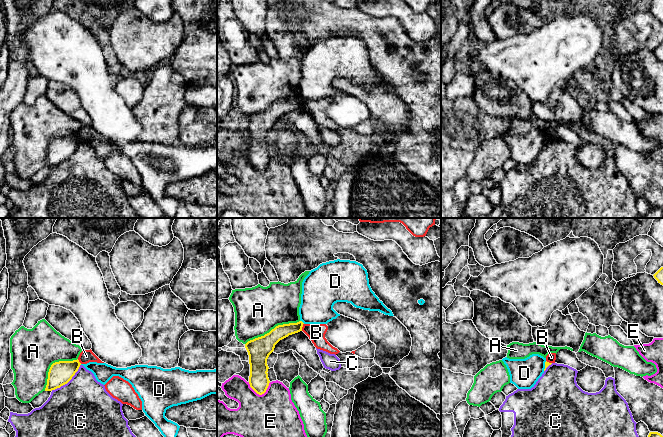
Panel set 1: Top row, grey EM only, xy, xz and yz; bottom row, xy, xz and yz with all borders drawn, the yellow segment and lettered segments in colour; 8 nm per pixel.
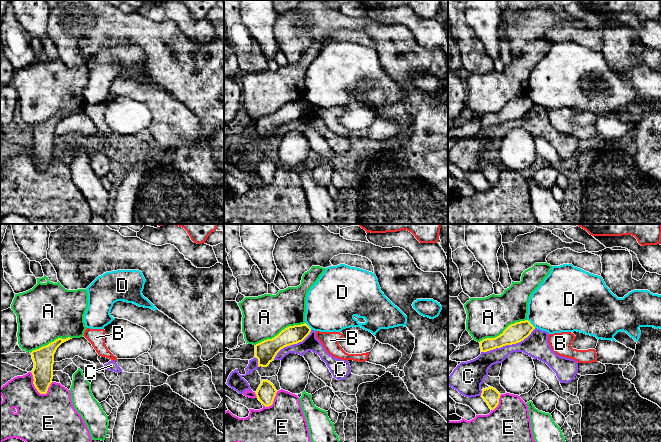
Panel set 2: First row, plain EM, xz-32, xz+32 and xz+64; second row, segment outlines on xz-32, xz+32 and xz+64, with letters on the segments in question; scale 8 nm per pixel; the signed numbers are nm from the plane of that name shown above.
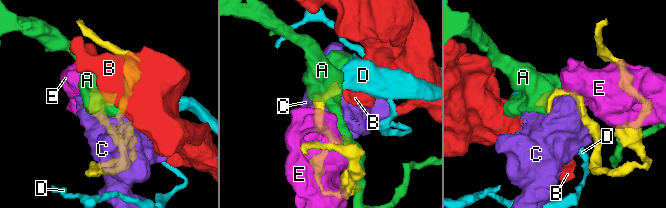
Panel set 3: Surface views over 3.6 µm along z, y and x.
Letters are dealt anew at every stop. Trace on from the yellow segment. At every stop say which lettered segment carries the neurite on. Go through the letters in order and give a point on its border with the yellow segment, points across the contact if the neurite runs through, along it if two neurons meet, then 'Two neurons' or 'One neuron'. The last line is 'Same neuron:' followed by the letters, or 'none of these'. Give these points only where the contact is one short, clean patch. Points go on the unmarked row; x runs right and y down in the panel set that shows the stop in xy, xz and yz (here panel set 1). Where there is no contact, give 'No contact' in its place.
A: Touches yellow at xz (272, 105). Two neurons
B: Touches yellow at xz (302, 102). Boundary: xz (303, 99), (301, 106). Two neurons
C: Touches yellow at xy (68, 157). Two neurons
D: Touches yellow at xz (301, 97). Boundary: xz (300, 96), (304, 99). Two neurons
E: Touches yellow at xz (260, 170). Two neurons
Same neuron: none of these

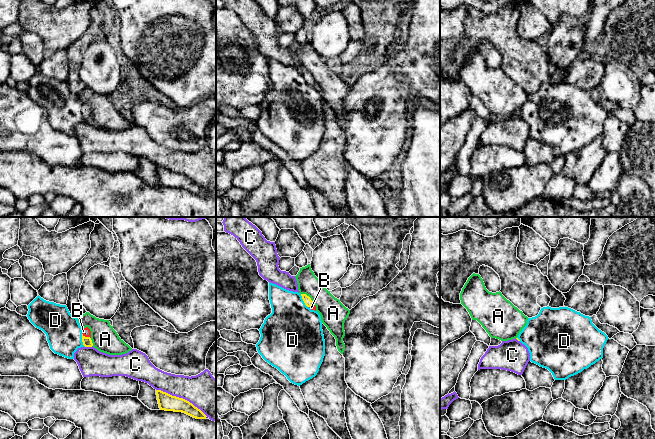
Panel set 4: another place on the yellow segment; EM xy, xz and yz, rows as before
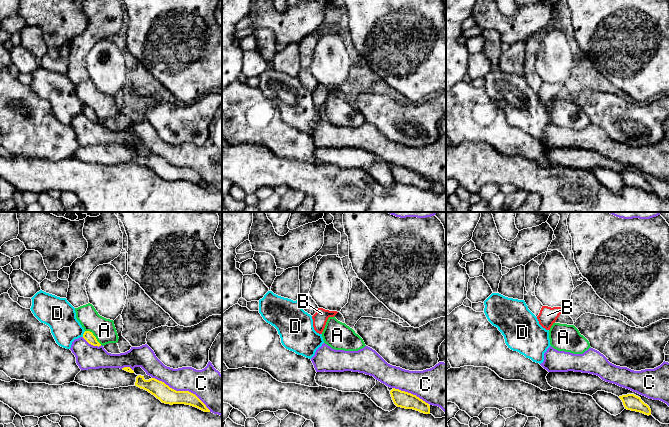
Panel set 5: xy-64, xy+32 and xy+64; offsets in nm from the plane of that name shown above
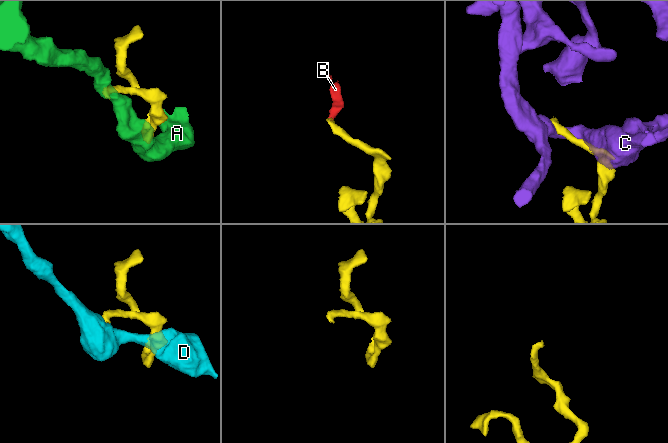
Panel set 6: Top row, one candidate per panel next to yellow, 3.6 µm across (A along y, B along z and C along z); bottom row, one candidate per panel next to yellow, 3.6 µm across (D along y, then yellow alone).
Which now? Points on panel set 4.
A: Touches yellow at xz (309, 73). Two neurons
B: Touches yellow at xy (86, 113). Path across: xy (87, 118), (86, 113), (86, 108). One neuron
C: Touches yellow at xy (181, 174). Two neurons
D: Touches yellow at xz (303, 76). Boundary: xz (300, 70), (303, 78), (308, 83). Two neurons
Same neuron: B

